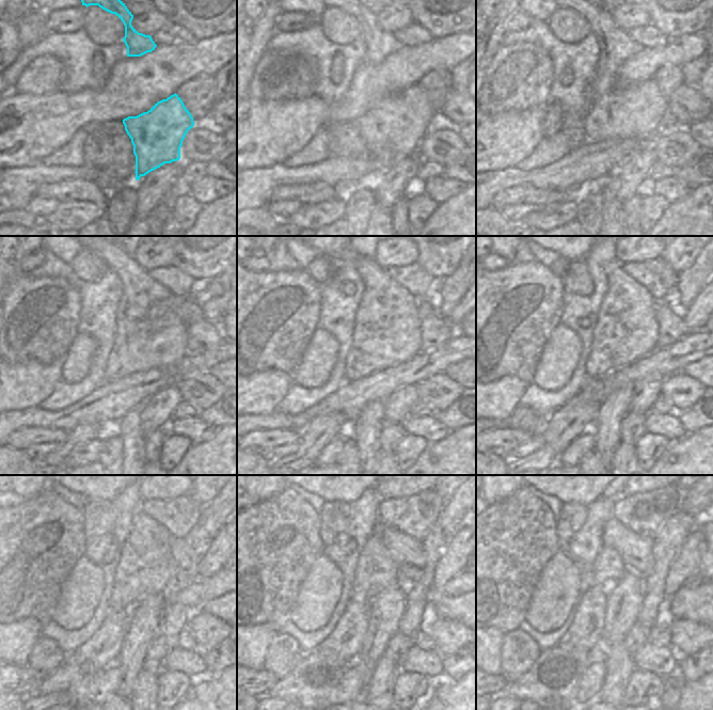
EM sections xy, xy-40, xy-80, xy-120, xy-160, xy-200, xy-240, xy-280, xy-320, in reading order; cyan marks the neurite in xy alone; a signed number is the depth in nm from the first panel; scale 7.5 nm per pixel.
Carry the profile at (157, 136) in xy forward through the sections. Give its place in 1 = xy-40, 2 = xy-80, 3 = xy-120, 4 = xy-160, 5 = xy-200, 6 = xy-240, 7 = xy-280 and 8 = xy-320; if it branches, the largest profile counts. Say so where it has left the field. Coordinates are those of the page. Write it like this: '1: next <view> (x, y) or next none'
1: next xy-40 (393, 129)
2: next xy-80 (636, 110)
3: next xy-120 (142, 343)
4: next xy-160 (387, 332)
5: next xy-200 (627, 330)
6: next xy-240 (146, 567)
7: next xy-280 (376, 570)
8: next xy-320 (608, 567)

